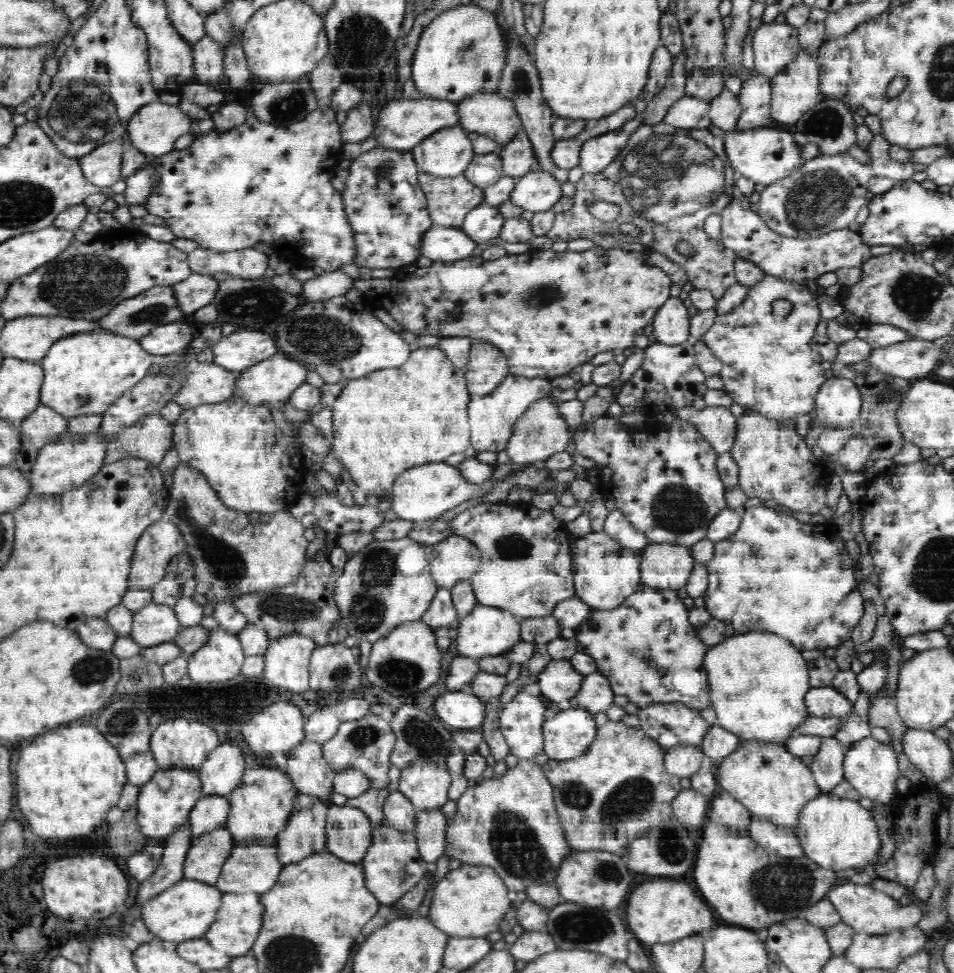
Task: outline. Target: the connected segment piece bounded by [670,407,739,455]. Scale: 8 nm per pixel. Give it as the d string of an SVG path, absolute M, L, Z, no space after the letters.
M706 407L703 410L670 411L674 420L692 424L719 455L730 453L739 432L738 422L729 409Z

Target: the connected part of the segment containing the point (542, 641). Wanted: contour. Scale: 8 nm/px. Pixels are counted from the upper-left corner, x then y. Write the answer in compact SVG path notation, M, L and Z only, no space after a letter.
M554 615L544 618L524 618L520 620L521 637L524 642L546 646L552 640L562 637L562 627Z

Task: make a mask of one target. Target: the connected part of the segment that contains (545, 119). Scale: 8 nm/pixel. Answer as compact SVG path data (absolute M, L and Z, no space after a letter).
M501 19L498 20L498 27L500 27L502 31L504 43L504 67L501 68L495 93L499 94L502 98L512 101L516 107L516 111L520 113L520 119L522 119L522 123L524 123L526 136L528 136L532 145L534 145L536 157L538 157L538 163L534 164L534 170L546 170L551 172L560 184L566 184L566 182L568 182L568 172L553 168L549 157L550 149L556 142L551 127L554 115L548 106L545 105L541 93L539 72L535 66L535 56L532 54L533 50L531 49L531 45L527 43L526 38L522 41L518 35L508 33Z

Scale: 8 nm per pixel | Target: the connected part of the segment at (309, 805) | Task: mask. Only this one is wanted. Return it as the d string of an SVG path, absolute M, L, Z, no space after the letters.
M300 794L294 816L273 843L283 868L300 864L314 854L328 852L327 808L317 798Z

